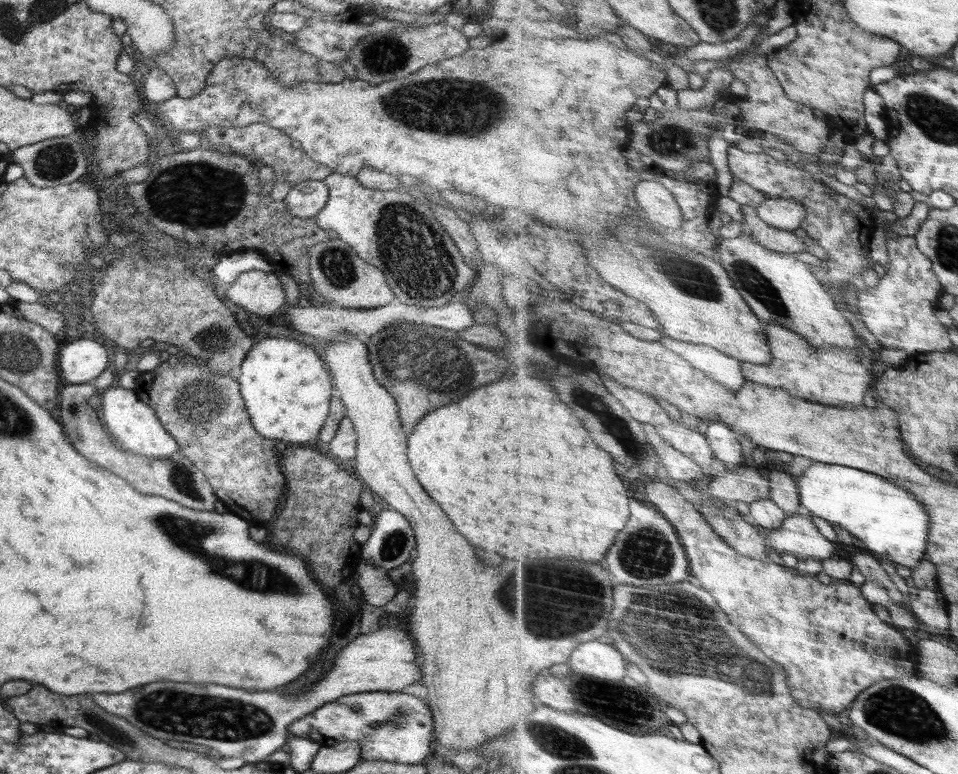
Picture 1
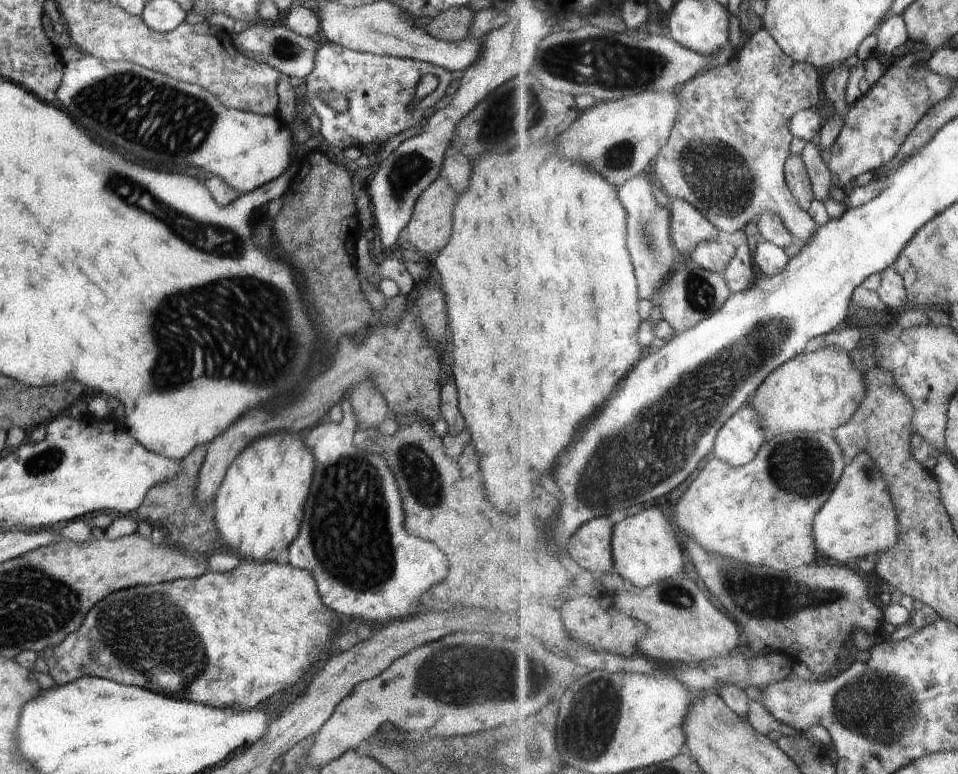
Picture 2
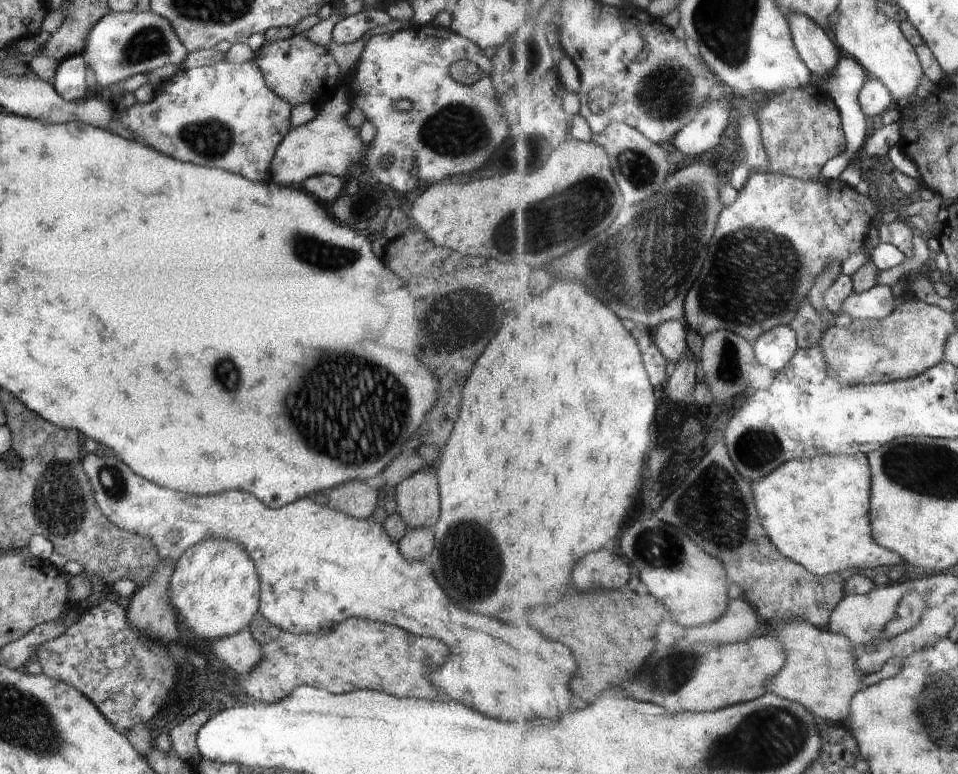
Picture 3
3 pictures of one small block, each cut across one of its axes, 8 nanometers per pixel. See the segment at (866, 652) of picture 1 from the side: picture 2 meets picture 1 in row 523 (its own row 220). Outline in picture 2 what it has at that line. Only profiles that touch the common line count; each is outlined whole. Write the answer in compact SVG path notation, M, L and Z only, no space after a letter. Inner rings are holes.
M671 198L670 208L674 216L674 244L682 252L693 252L700 244L717 240L718 226L710 222L694 204Z

